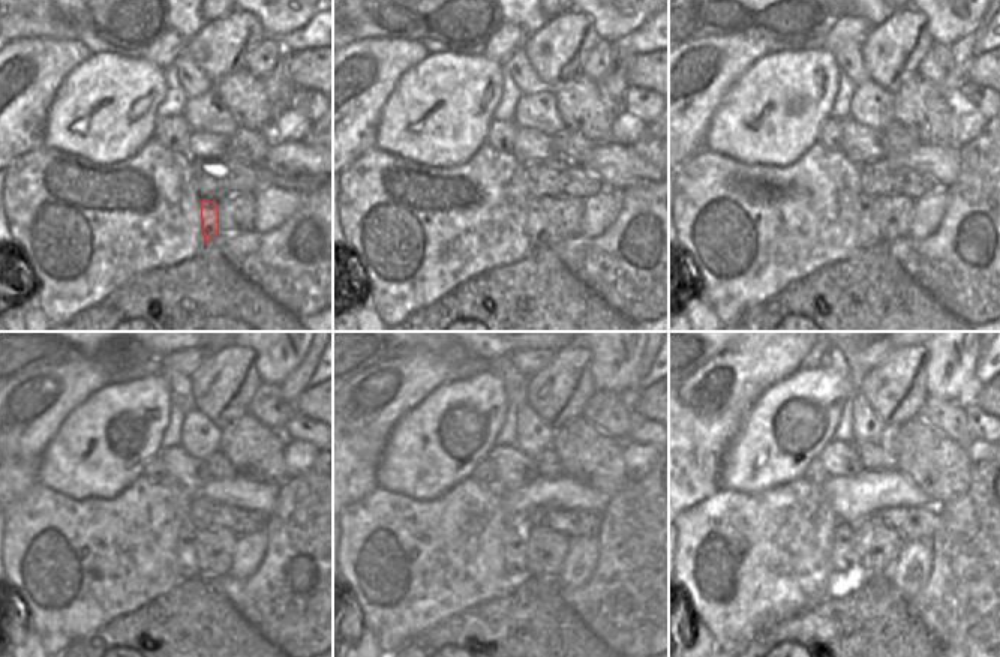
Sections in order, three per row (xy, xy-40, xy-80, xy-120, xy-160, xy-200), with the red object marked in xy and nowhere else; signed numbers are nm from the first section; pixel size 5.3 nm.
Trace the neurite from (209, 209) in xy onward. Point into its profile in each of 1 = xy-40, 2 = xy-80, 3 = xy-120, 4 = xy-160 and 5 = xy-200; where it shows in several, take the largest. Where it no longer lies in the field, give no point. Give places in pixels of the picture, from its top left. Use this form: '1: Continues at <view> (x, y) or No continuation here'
1: Continues at xy-40 (535, 216)
2: Continues at xy-80 (868, 234)
3: Continues at xy-120 (186, 555)
4: Continues at xy-160 (516, 537)
5: Continues at xy-200 (843, 557).

